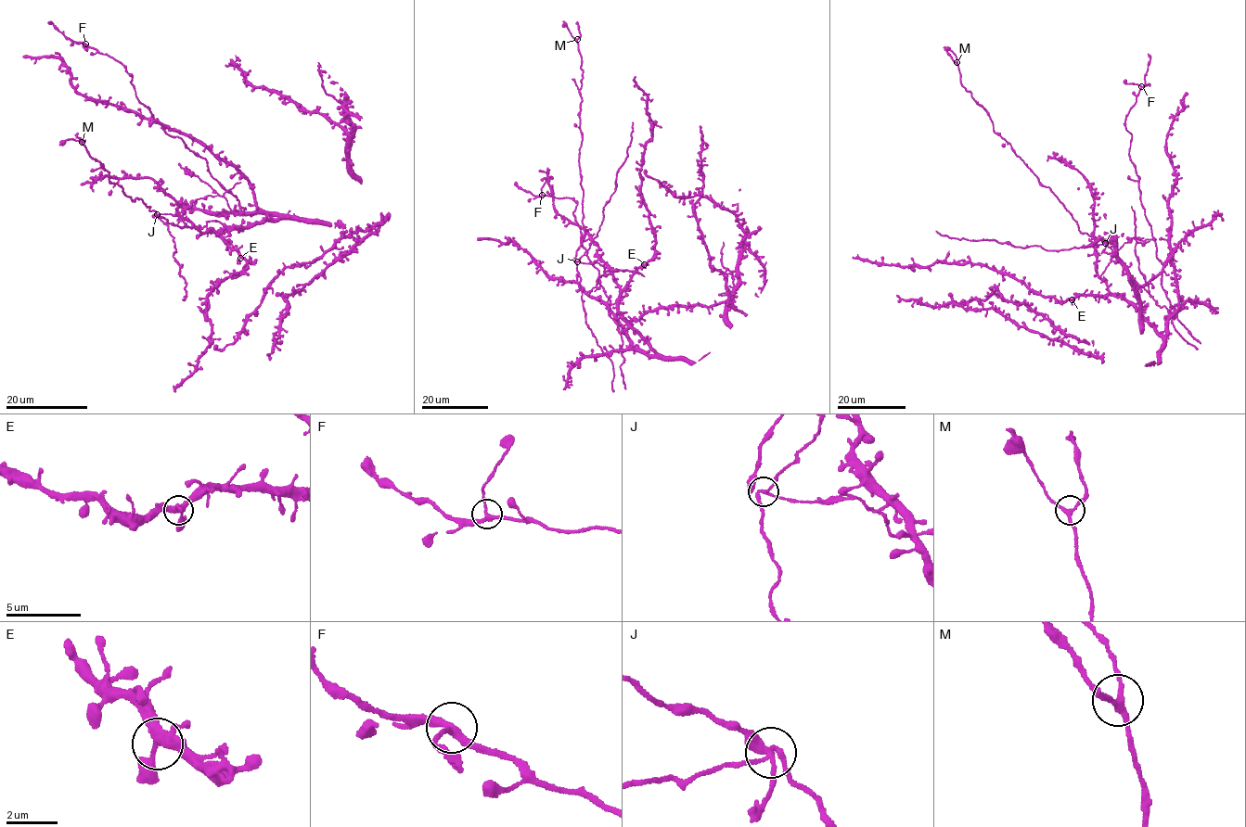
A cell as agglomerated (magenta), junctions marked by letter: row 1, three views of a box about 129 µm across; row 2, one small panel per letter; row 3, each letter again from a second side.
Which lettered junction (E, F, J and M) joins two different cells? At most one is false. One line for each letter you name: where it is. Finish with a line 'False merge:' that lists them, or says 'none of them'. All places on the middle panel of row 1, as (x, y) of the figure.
J: at (577, 261)
False merge: J

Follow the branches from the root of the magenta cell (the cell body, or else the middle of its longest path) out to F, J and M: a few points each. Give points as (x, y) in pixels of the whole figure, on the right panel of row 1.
F: (1072, 298), (1123, 298), (1159, 333), (1175, 311), (1162, 285), (1162, 264), (1129, 155), (1125, 117), (1141, 86)
J: (1072, 298), (1081, 295), (1104, 295), (1108, 292), (1096, 267), (1096, 254), (1102, 253), (1105, 243)
M: (1072, 298), (1108, 292), (1096, 267), (1106, 242), (1079, 230), (994, 131), (989, 114), (963, 87), (956, 62)

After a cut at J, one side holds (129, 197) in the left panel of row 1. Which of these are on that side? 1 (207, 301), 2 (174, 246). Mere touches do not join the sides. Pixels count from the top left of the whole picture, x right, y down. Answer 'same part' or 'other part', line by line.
1: same part
2: other part

